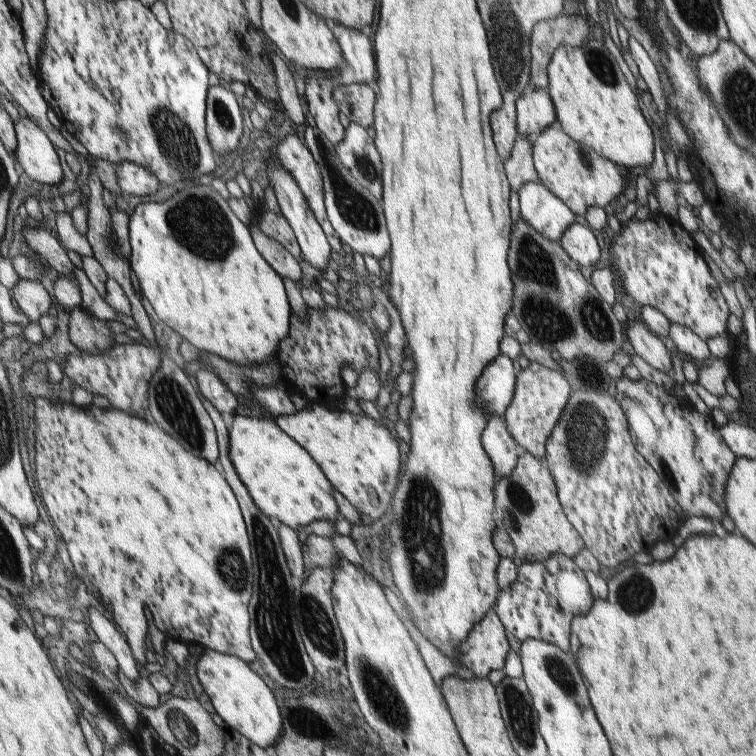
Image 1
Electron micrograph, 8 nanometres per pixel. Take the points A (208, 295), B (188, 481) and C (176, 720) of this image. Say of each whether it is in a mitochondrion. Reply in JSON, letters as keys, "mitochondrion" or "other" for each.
{"A":"other","B":"other","C":"mitochondrion"}

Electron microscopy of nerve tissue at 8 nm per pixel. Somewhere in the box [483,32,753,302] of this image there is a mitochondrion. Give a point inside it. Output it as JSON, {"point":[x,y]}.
{"point":[600,67]}

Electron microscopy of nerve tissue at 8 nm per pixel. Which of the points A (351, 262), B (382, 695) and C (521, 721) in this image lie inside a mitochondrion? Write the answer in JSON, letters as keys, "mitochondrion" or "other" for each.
{"A":"other","B":"mitochondrion","C":"mitochondrion"}

